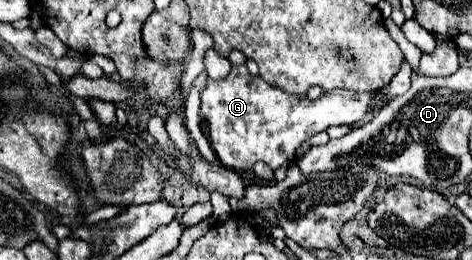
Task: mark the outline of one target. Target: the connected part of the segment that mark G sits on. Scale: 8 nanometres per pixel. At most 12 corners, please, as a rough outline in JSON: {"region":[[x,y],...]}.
{"region":[[245,65],[207,81],[201,115],[225,167],[279,169],[305,139],[359,123],[377,93],[289,95]]}

